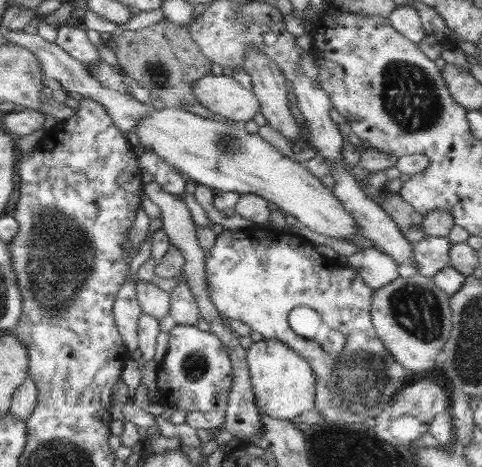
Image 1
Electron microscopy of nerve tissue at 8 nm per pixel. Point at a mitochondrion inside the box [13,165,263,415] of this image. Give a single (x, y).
(49, 267)

